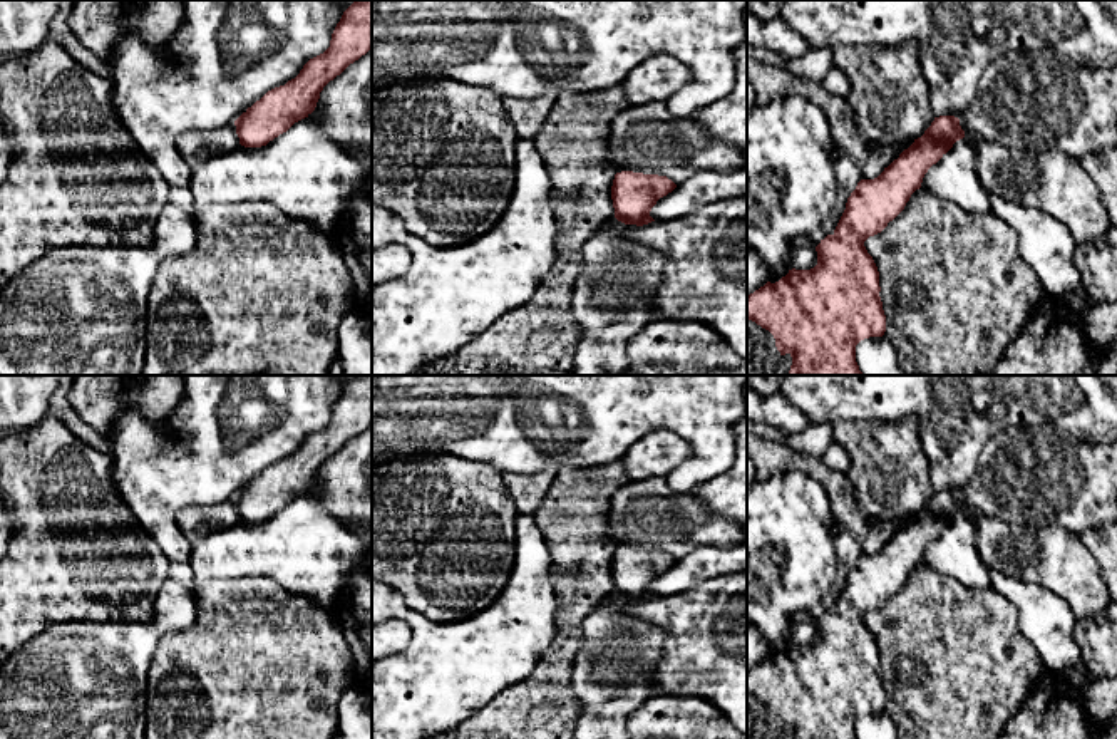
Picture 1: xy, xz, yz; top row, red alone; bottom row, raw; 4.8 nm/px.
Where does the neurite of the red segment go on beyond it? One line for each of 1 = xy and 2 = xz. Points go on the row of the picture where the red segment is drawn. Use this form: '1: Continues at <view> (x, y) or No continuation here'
1: No continuation here
2: No continuation here

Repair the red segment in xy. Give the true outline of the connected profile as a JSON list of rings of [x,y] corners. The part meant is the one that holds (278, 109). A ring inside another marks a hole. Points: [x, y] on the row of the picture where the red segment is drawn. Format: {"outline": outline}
{"outline": [[[355,0],[337,23],[330,47],[285,85],[268,90],[236,121],[245,147],[261,147],[308,117],[323,87],[372,49],[372,0]]]}

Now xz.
{"outline": [[[616,173],[611,186],[615,218],[625,225],[648,225],[655,221],[650,216],[651,208],[675,188],[677,184],[667,176]]]}

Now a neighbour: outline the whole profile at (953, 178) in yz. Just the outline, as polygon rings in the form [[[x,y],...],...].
[[[963,137],[933,164],[923,178],[923,189],[951,201],[968,213],[988,213],[991,196],[985,191],[976,173],[973,141]]]

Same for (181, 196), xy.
[[[189,186],[184,188],[169,188],[169,203],[183,208],[184,211],[191,213],[194,209],[191,189]]]

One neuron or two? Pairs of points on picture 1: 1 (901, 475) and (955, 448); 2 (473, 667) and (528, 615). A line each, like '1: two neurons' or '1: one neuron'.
1: two neurons
2: one neuron

